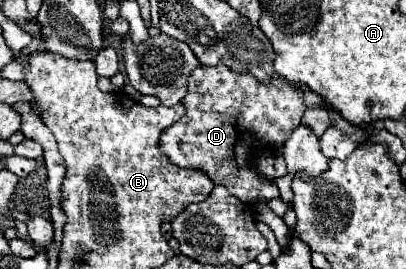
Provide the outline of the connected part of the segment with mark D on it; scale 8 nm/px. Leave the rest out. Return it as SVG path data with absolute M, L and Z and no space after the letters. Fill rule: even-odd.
M198 65L188 79L188 93L182 99L182 105L186 109L184 117L180 121L176 121L174 125L170 125L166 131L162 131L158 147L162 151L162 155L176 167L180 169L196 169L196 171L204 171L214 185L224 185L228 187L230 195L242 199L242 203L246 205L254 205L260 201L268 201L268 199L276 199L280 197L280 191L276 187L276 183L266 181L262 177L262 173L258 173L256 169L256 159L254 157L244 157L246 155L246 147L244 143L255 147L278 147L282 145L290 133L300 125L300 119L306 111L304 105L304 93L300 87L290 85L286 79L282 77L272 77L268 83L262 83L258 79L254 79L252 75L246 73L236 73L230 71L230 67L226 65L214 65L214 67L204 67Z

